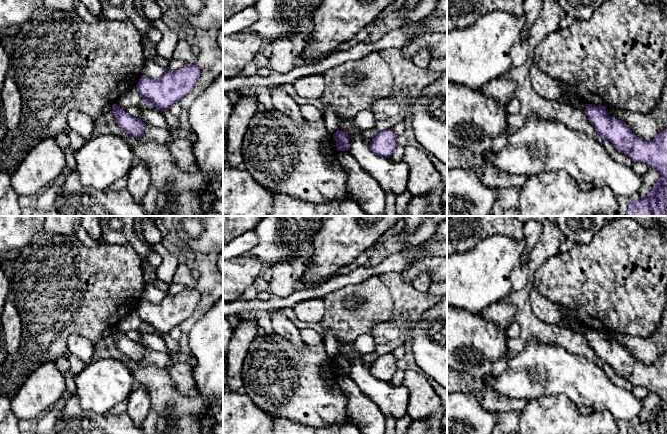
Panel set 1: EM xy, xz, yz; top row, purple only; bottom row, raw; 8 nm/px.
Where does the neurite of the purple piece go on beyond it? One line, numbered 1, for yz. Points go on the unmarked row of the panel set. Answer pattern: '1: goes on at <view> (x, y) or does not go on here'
1: does not go on here

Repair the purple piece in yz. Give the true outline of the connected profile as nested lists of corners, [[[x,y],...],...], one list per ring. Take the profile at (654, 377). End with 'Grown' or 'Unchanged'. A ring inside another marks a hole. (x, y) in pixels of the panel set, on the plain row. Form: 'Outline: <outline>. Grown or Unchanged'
Outline: [[[586,328],[584,336],[596,356],[633,386],[646,387],[660,398],[650,417],[644,422],[634,422],[627,434],[667,434],[667,353],[653,364],[644,365],[633,358],[624,345],[609,341],[606,332]]]. Unchanged

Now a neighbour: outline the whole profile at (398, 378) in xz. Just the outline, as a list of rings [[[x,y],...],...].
[[[397,370],[392,379],[388,383],[391,386],[398,387],[400,385],[403,385],[404,378],[405,378],[405,372]]]

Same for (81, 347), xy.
[[[71,335],[67,340],[67,347],[70,353],[77,356],[83,362],[89,364],[92,362],[95,343],[77,335]]]

